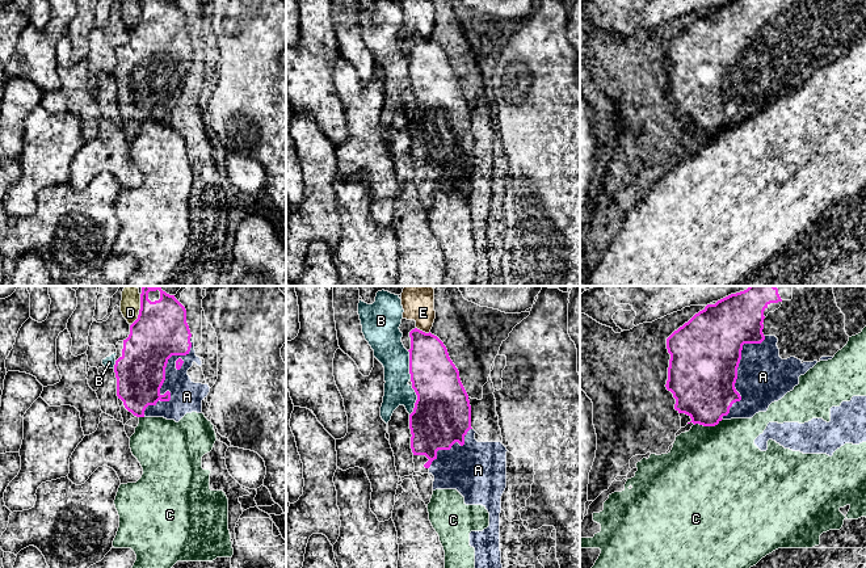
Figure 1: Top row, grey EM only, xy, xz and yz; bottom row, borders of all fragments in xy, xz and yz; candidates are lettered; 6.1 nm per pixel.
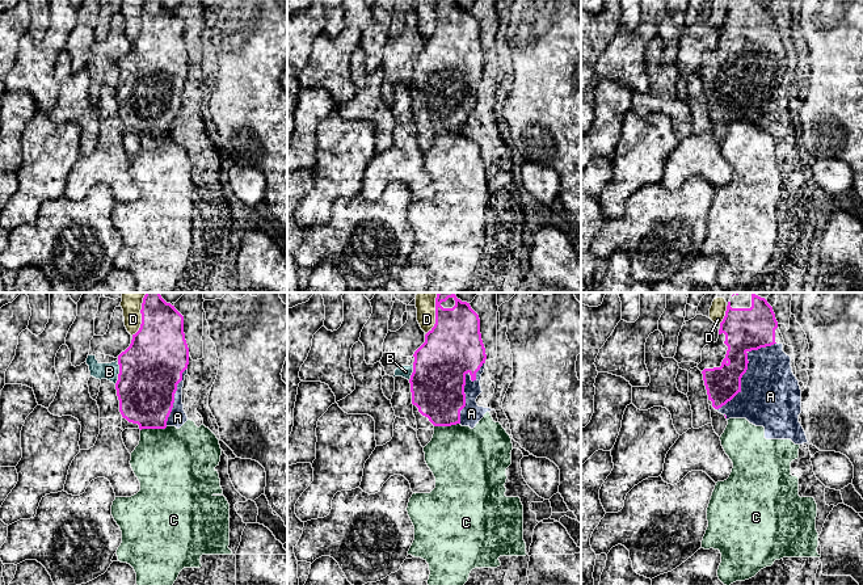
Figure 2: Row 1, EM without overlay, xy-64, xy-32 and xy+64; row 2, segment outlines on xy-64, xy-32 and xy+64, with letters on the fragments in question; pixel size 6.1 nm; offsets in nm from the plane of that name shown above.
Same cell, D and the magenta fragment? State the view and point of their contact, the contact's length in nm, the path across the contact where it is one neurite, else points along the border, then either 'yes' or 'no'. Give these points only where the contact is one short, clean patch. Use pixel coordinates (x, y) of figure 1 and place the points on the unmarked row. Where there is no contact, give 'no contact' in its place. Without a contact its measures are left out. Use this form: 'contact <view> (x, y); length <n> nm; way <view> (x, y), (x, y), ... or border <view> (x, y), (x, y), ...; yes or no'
contact xy (139, 16); length 200 nm; no

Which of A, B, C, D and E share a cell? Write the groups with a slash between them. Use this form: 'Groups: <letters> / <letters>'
Groups: A C / B / D E

